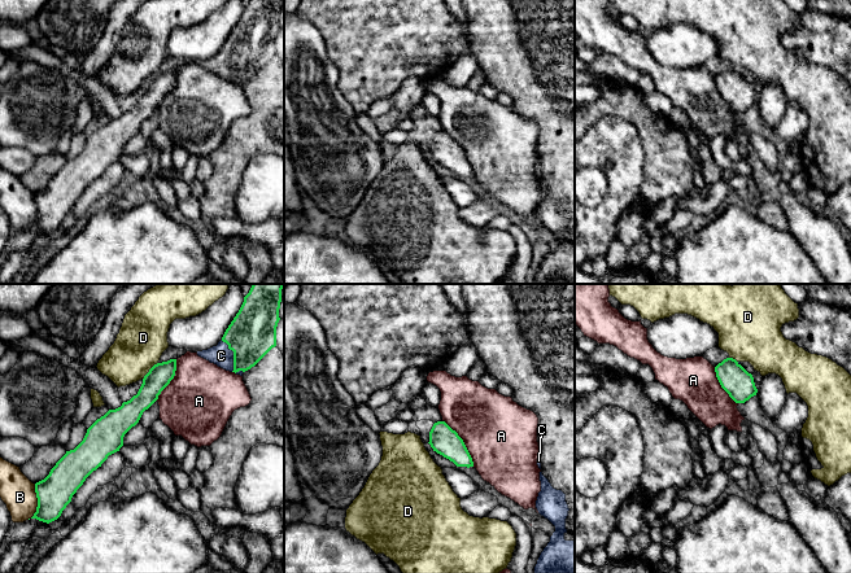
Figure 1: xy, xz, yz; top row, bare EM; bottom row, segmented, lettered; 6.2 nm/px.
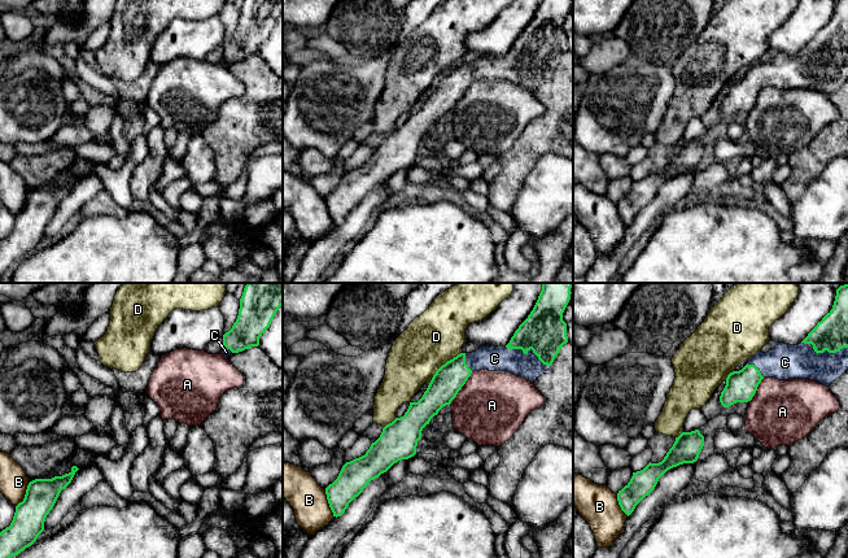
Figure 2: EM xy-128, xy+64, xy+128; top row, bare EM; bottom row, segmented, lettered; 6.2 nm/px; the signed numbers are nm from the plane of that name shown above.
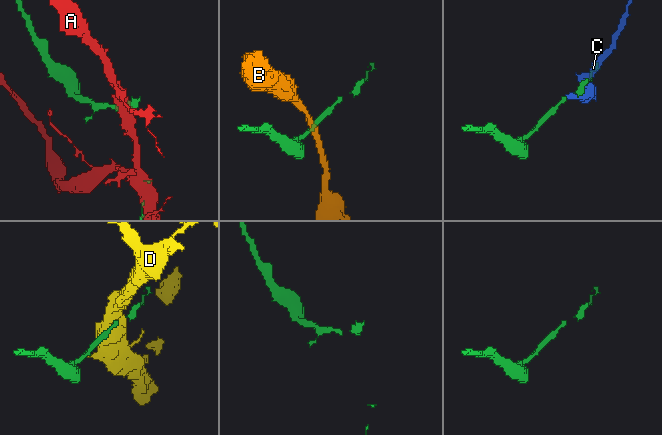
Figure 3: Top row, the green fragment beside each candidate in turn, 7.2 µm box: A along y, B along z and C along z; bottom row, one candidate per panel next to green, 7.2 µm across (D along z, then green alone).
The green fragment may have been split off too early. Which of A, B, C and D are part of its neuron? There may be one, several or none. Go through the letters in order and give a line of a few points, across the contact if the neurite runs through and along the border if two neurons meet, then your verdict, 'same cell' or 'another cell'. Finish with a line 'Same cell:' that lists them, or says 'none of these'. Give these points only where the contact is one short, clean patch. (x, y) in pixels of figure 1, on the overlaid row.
A: xz (443, 420), (462, 440), (474, 466) | another cell
B: another cell
C: same cell
D: another cell
Same cell: C

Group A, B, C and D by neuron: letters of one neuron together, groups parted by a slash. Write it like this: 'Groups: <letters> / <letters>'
Groups: A / B / C / D

